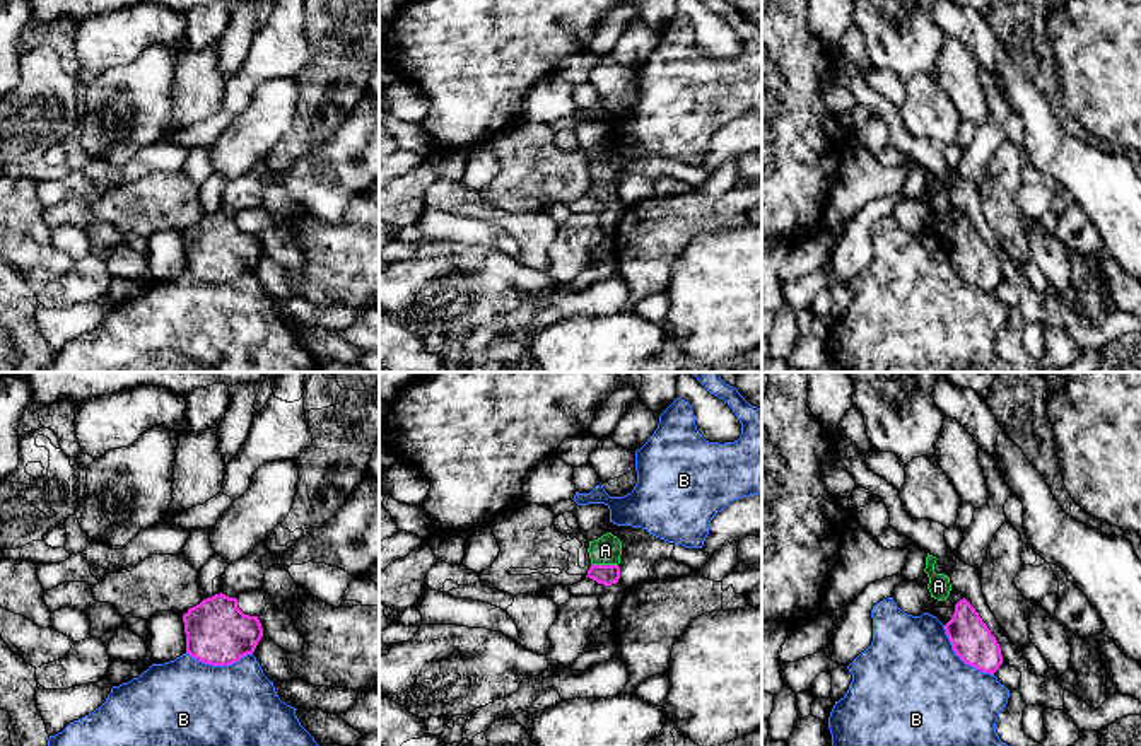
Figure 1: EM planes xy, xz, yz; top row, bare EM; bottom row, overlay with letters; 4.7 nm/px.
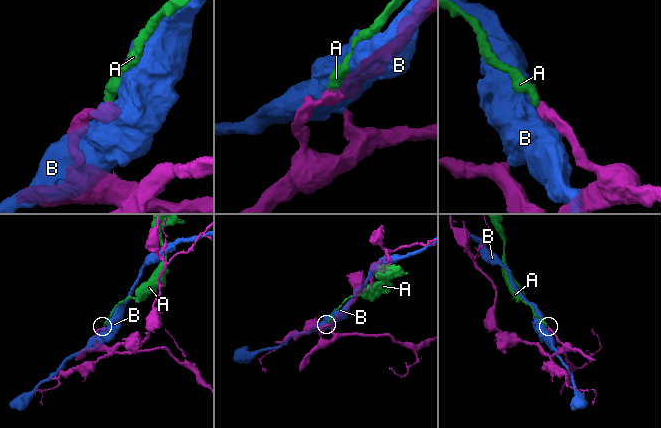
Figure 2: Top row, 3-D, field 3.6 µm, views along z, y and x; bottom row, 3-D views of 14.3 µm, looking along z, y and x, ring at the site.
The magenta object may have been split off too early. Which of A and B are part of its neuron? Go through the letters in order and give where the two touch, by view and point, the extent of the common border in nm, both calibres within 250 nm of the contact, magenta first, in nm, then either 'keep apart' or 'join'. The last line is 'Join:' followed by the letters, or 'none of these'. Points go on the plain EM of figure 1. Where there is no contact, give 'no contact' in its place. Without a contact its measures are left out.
A: contact xz (605, 183); length 130 nm; calibres 100 and 140 nm; keep apart
B: contact yz (960, 275); length 340 nm; calibres 190 and 500 nm; keep apart
Join: none of these

